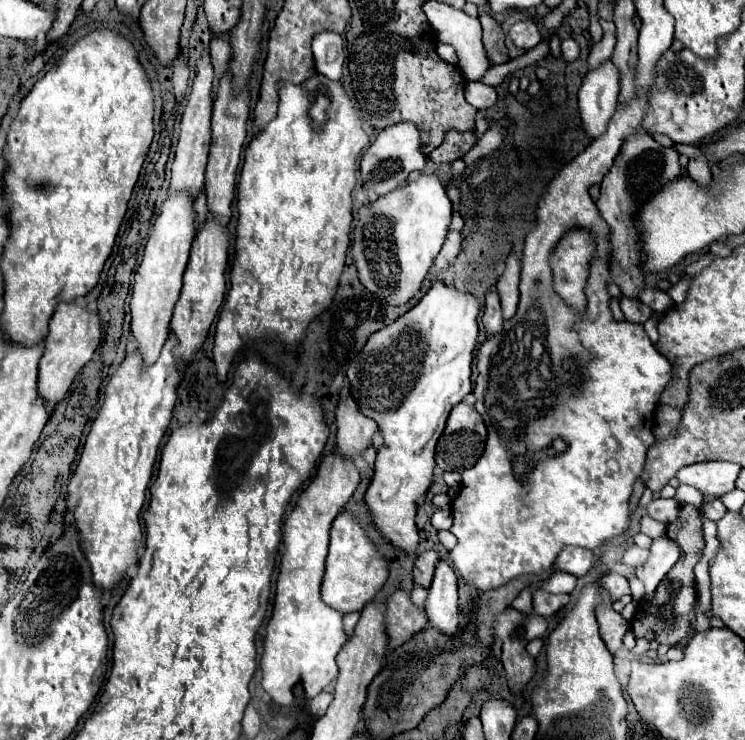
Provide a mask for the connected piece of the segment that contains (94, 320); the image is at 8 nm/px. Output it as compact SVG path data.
M59 303L51 321L49 335L45 337L45 353L39 363L39 393L49 407L57 405L69 391L75 375L81 371L85 363L91 361L95 349L101 343L101 319L99 313L91 313L85 307L73 303Z

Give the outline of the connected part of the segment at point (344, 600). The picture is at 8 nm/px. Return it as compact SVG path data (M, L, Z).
M341 511L331 527L331 543L323 577L323 601L327 601L327 605L343 613L361 611L363 605L371 601L383 587L387 575L389 575L387 561L377 551L377 545L367 537L365 529L357 523L353 513Z

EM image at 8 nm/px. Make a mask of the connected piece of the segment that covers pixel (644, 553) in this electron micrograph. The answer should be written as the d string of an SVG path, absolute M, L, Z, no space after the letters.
M631 545L631 547L627 549L627 555L625 555L623 563L625 563L625 565L631 565L631 567L637 567L637 565L645 563L647 557L649 557L649 551L647 551L647 549L641 549L641 547L637 547L637 545Z

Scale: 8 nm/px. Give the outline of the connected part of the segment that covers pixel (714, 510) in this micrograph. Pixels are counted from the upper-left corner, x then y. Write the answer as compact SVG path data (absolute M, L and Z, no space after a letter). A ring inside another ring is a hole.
M715 499L715 501L703 503L701 513L703 513L707 519L711 519L711 521L719 521L719 519L727 513L727 507L723 505L723 501L721 501L721 499Z

